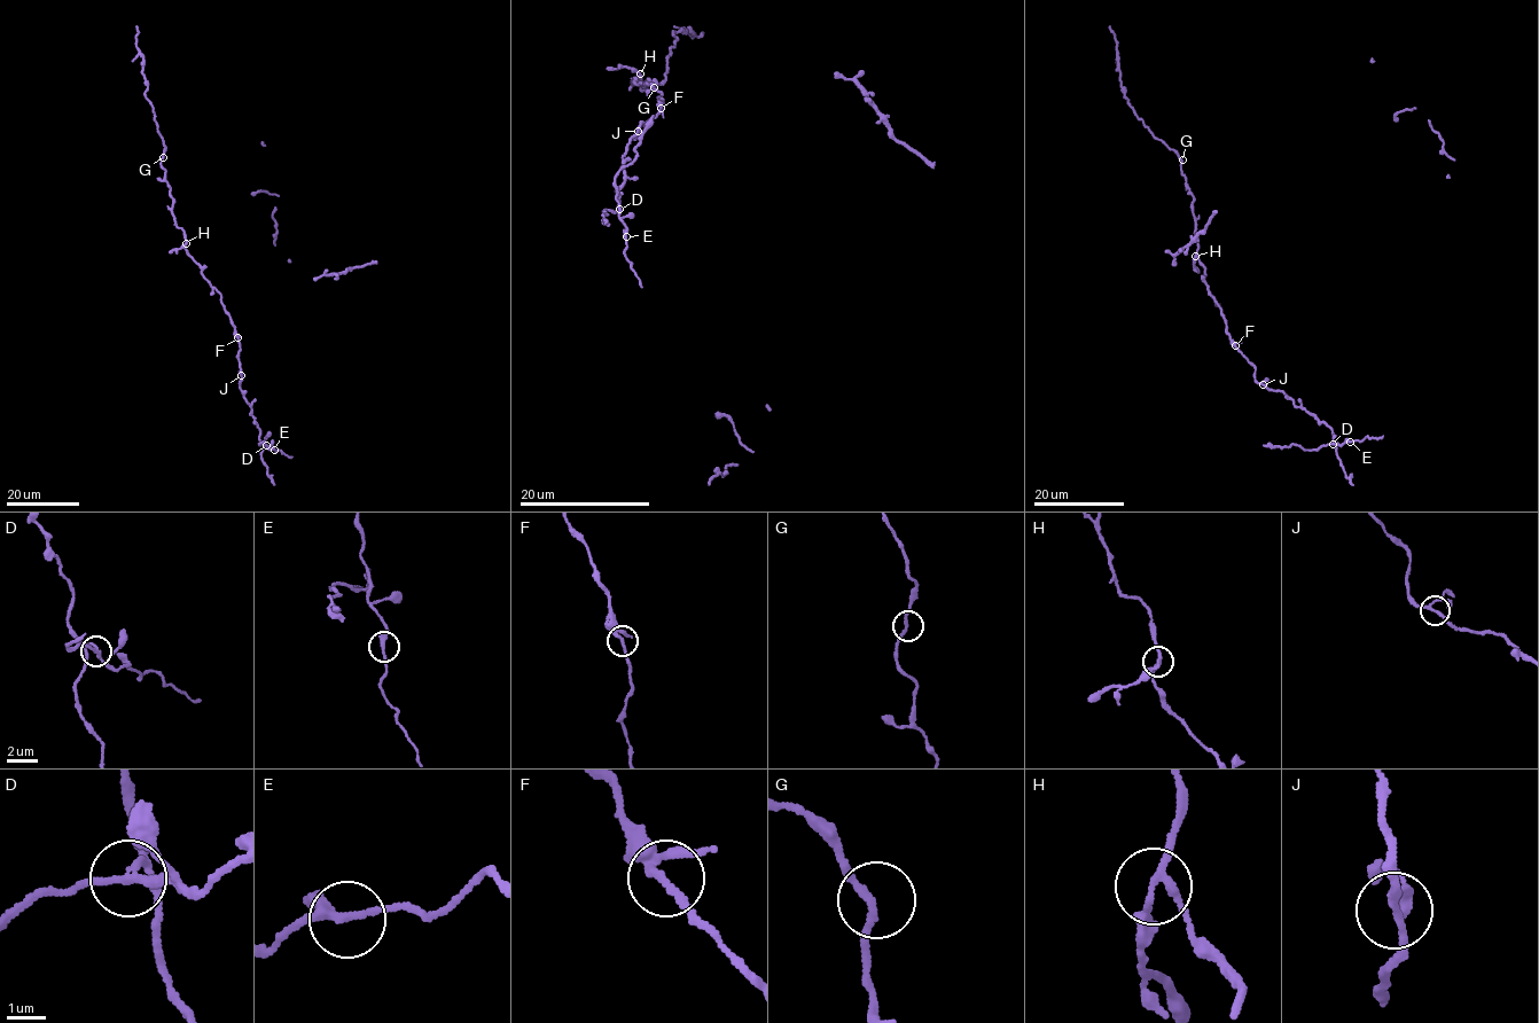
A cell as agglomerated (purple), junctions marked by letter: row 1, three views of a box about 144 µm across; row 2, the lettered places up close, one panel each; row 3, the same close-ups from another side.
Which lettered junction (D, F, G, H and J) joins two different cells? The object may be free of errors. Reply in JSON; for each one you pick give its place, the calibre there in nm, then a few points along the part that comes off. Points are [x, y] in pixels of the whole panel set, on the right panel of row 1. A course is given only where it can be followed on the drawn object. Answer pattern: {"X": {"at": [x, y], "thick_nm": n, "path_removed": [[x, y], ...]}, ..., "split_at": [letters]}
{"D": {"at": [1333, 444], "thick_nm": 190, "path_removed": [[1333, 443], [1311, 448], [1295, 444], [1263, 445]]}, "split_at": ["D"]}

